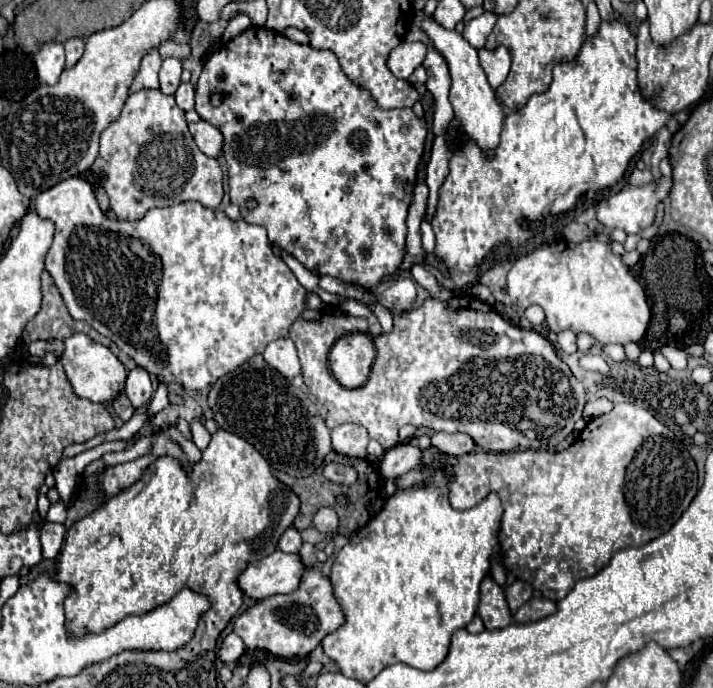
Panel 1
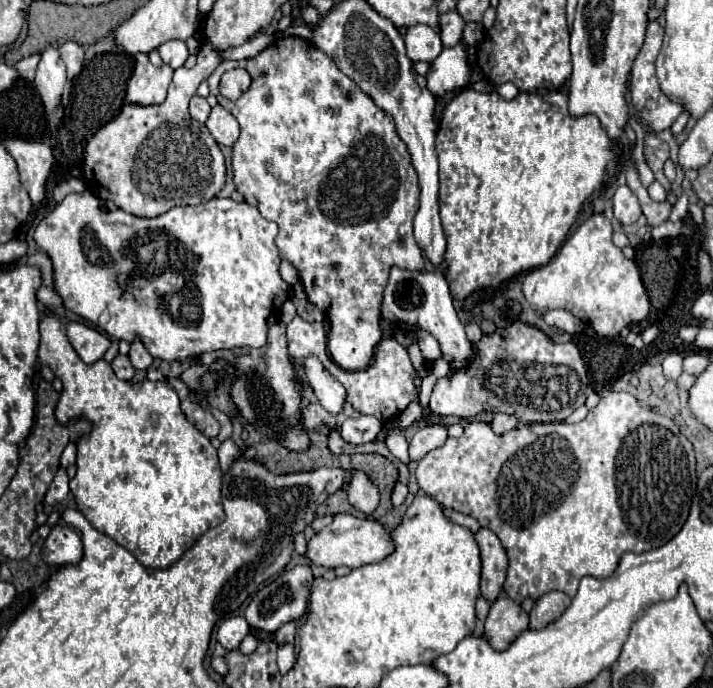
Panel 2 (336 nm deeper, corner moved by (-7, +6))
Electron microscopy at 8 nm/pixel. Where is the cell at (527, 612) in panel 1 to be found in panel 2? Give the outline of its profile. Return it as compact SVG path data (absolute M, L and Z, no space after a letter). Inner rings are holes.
M547 592L545 596L541 596L531 614L529 614L529 628L531 630L543 630L547 628L553 620L557 620L567 606L571 604L571 598L563 592Z

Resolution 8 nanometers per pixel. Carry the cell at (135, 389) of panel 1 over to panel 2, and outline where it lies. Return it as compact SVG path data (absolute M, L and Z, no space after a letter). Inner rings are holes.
M139 340L131 342L129 358L131 358L131 362L133 362L133 366L135 366L137 370L147 370L147 368L151 366L151 362L153 362L153 356L147 352L147 348L145 348Z

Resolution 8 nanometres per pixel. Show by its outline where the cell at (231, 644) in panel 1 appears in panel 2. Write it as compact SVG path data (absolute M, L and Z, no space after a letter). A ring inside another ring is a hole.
M233 616L227 618L219 630L217 630L217 640L225 650L235 650L239 648L241 640L245 638L245 634L249 634L249 624L243 616Z

